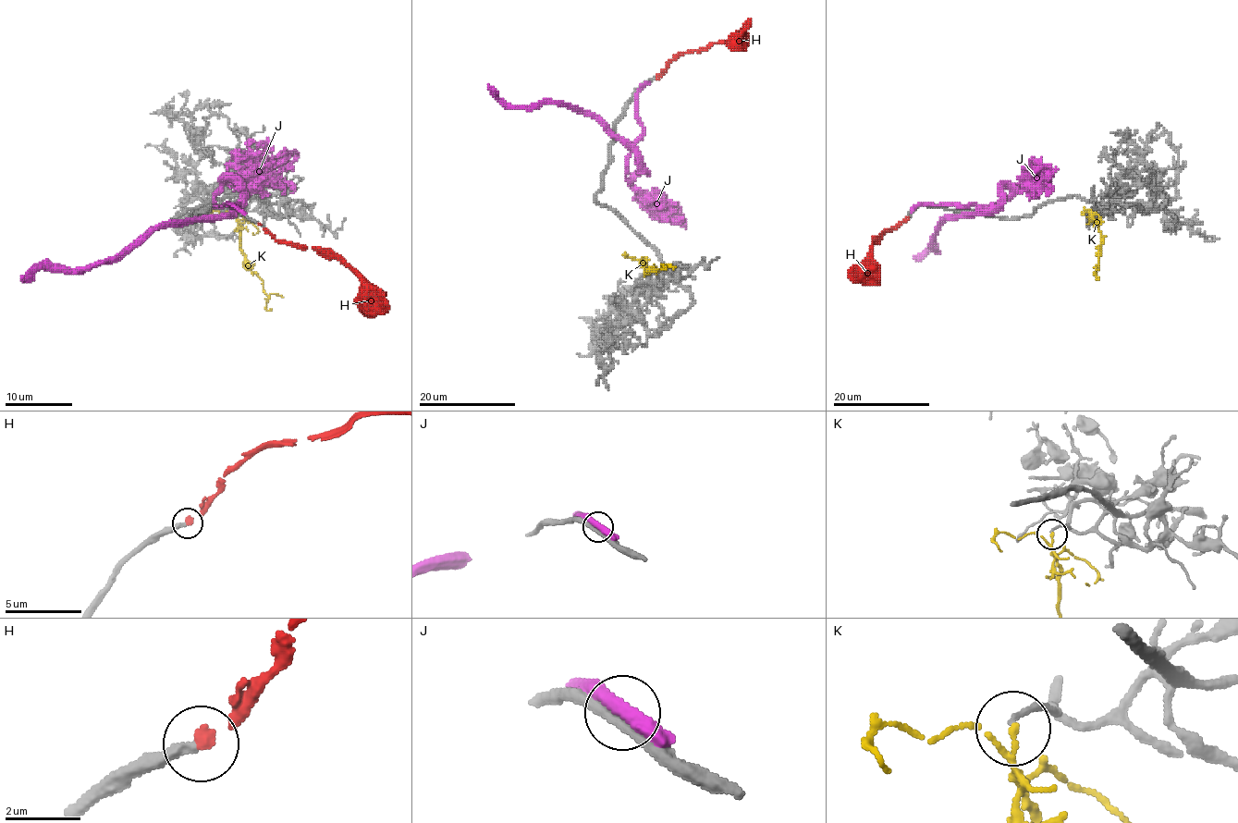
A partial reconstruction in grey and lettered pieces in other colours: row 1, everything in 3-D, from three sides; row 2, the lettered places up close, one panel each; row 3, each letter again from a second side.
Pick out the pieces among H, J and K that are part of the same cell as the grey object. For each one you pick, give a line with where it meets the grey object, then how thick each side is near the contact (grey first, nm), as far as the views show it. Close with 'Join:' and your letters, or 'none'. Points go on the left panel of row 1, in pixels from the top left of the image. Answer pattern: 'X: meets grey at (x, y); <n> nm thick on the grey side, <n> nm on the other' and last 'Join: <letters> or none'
H: meets grey at (258, 223); 260 nm thick on the grey side, 240 nm on the other
Join: H

